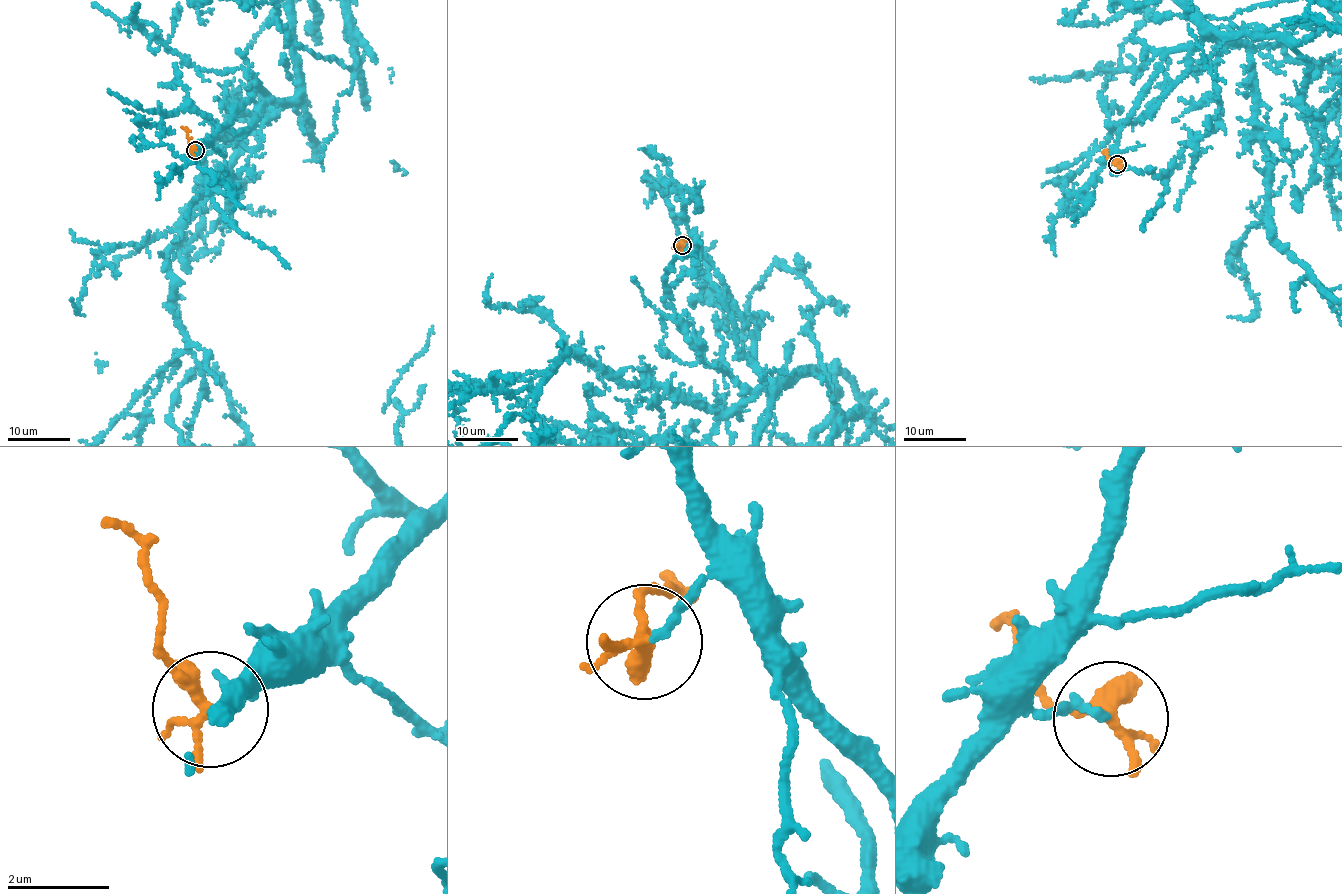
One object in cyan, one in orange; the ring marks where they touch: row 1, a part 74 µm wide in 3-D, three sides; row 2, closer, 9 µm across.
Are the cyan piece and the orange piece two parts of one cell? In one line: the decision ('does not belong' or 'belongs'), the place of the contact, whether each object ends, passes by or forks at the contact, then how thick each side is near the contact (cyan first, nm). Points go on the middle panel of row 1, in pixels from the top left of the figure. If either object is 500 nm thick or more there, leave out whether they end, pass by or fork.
belongs | (682, 245) | cyan ends | orange forks | 160/200 nm

